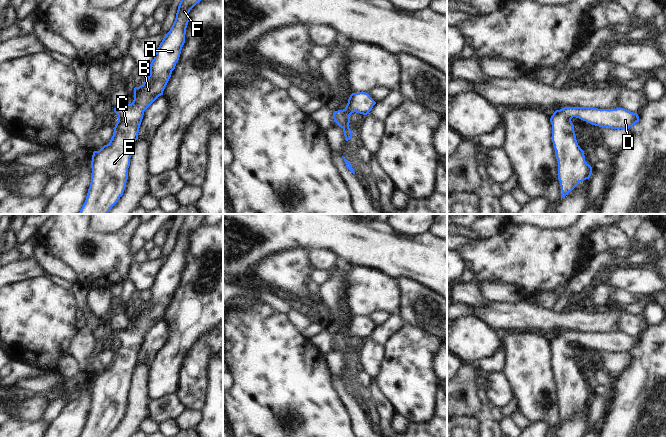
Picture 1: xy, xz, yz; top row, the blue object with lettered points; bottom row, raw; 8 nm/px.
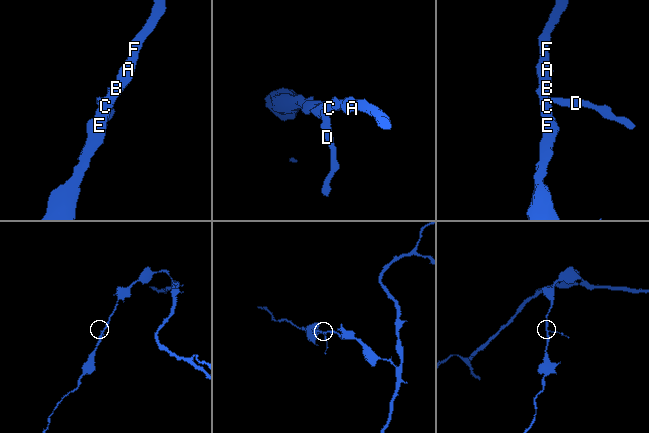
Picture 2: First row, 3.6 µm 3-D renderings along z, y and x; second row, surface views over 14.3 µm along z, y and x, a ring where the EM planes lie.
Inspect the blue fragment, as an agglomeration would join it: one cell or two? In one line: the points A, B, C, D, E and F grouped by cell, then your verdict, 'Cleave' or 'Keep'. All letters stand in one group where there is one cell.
Groups: A B C D E F. Keep

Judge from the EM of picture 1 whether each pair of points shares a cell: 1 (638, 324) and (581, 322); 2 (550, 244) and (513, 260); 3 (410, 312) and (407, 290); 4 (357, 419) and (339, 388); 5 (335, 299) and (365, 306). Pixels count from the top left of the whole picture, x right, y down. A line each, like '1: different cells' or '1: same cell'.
1: different cells
2: same cell
3: same cell
4: same cell
5: different cells

